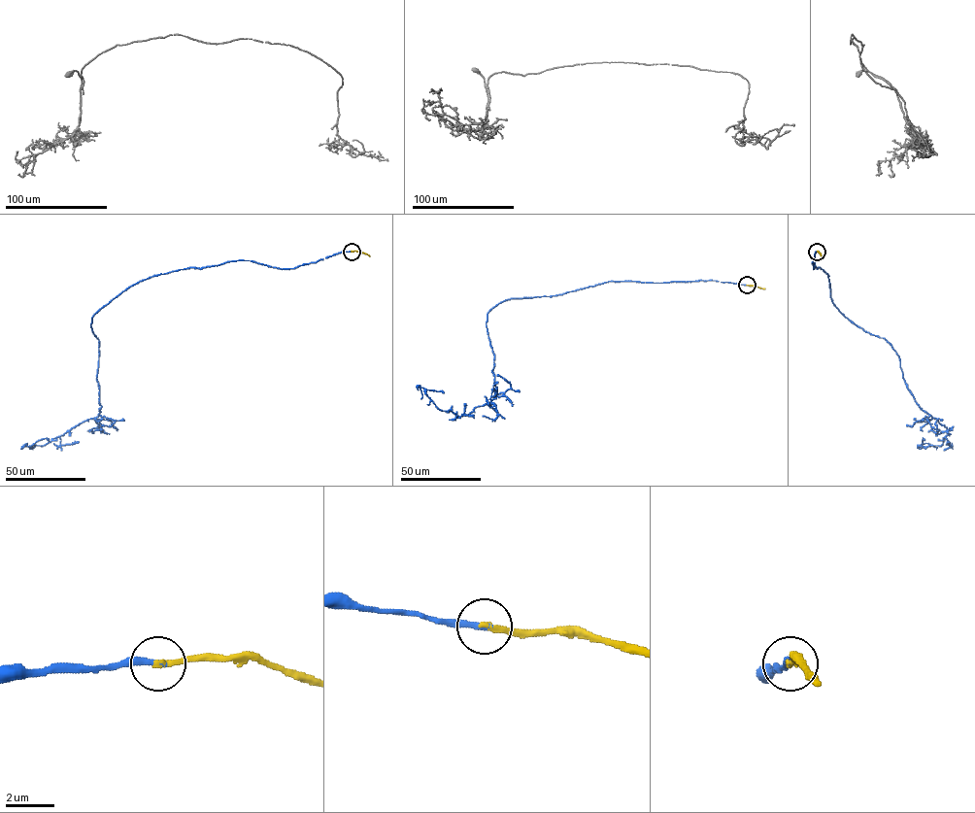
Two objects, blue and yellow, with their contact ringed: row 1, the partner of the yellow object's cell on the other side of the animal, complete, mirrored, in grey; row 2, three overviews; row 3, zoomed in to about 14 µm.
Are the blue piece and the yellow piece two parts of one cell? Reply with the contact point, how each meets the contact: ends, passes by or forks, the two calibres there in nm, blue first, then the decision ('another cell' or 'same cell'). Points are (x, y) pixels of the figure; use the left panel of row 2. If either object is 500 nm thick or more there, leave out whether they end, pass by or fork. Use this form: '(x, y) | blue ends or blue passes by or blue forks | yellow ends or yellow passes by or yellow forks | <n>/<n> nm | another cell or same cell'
(352, 252) | blue ends | yellow ends | 280/200 nm | same cell

